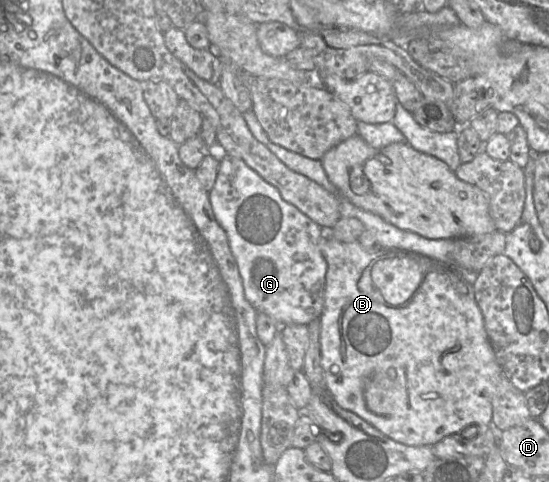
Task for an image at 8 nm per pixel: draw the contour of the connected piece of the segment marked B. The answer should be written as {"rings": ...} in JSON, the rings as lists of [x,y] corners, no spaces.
{"rings":[[[324,233],[322,253],[327,262],[324,305],[320,316],[321,364],[327,390],[340,407],[353,412],[390,439],[409,446],[432,446],[443,438],[461,433],[471,425],[492,424],[492,399],[501,376],[504,376],[489,340],[473,285],[465,281],[452,263],[441,263],[427,256],[400,250],[368,251],[358,241],[340,242]]]}

